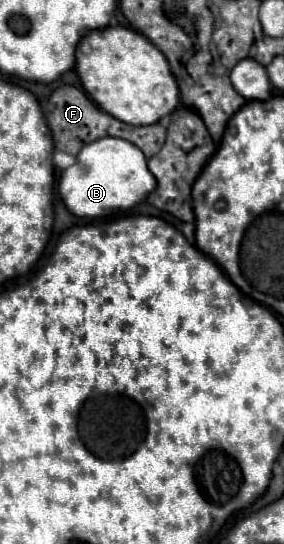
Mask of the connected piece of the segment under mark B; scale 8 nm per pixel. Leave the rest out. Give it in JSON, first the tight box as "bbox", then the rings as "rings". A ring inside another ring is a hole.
{"bbox":[59,137,157,217],"rings":[[[103,137],[85,145],[77,155],[79,163],[67,167],[59,179],[59,193],[67,205],[67,209],[77,217],[105,217],[113,211],[127,211],[145,199],[157,185],[155,177],[147,169],[147,159],[139,147],[129,141]],[[87,165],[87,171],[81,169]]]}

